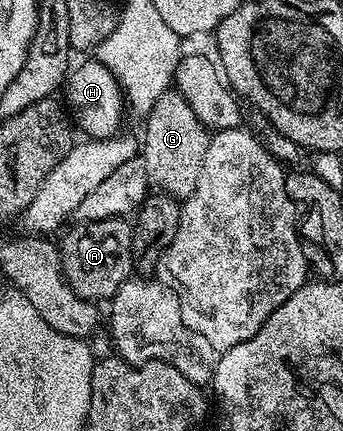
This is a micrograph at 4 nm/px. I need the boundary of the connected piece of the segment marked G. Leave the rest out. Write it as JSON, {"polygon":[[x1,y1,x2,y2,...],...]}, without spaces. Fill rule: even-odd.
{"polygon":[[173,88,166,90,163,96,159,96,159,100,155,100,151,112,144,115,143,122,145,122,143,157,150,187,163,194,172,194,178,200,189,198,191,192,195,192,195,184,199,184,199,171,203,169,203,156,207,156,210,131,200,122,198,116,195,116,184,96]]}

